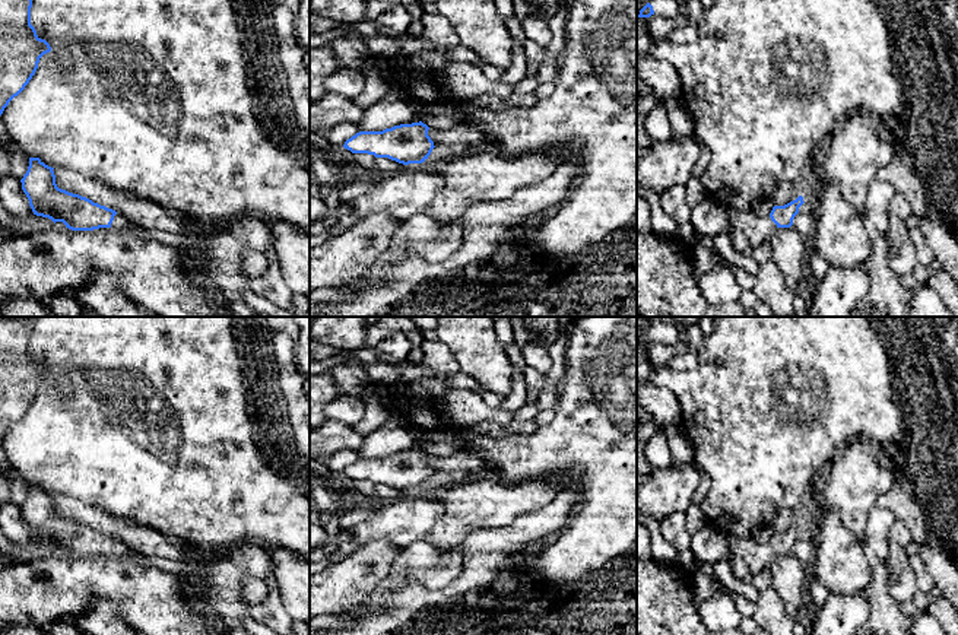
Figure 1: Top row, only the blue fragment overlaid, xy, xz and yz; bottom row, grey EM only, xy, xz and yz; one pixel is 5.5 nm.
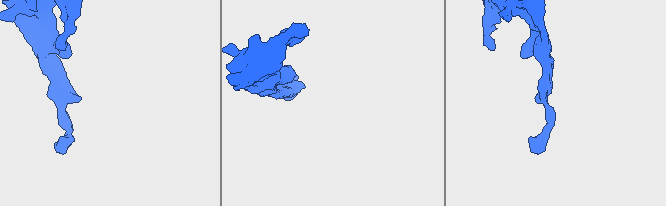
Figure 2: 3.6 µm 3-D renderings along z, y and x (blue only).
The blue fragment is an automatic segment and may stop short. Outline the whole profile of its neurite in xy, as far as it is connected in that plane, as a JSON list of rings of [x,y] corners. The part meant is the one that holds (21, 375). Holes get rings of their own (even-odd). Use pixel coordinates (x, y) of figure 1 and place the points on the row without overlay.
[[[0,318],[0,442],[29,410],[39,385],[51,378],[31,352],[32,324]]]

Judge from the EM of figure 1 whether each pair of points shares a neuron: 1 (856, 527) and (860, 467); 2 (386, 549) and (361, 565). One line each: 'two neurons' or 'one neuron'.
1: one neuron
2: one neuron

